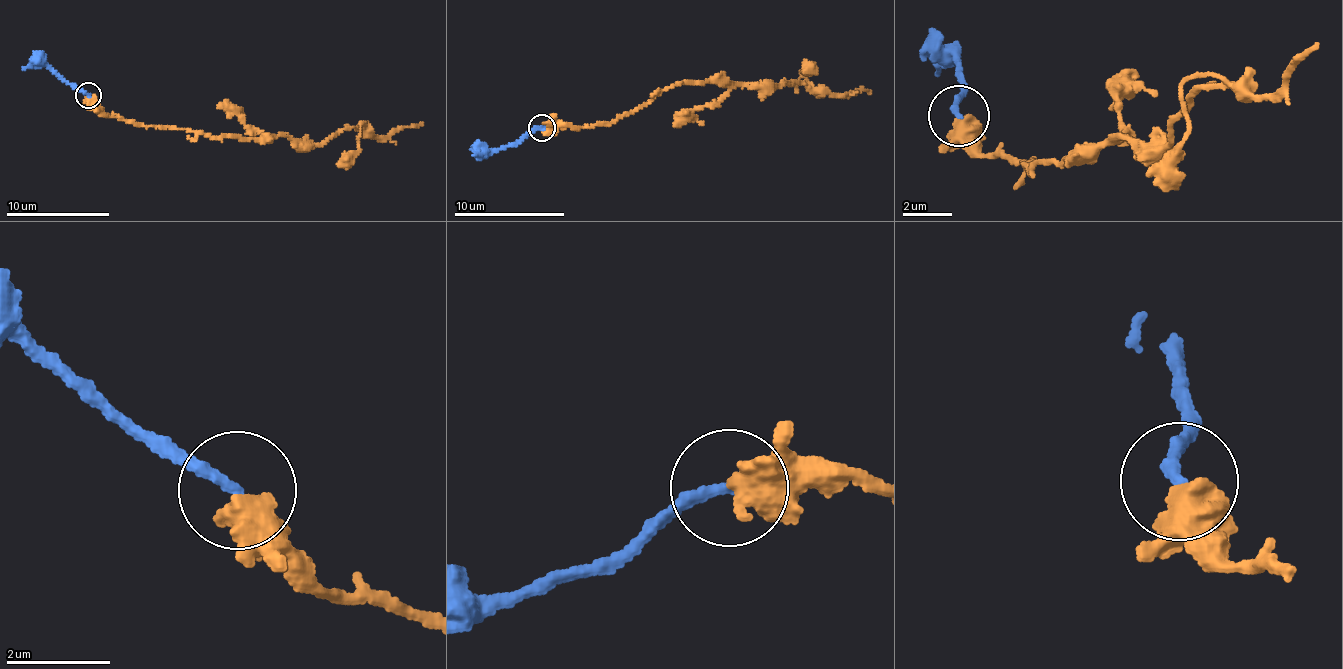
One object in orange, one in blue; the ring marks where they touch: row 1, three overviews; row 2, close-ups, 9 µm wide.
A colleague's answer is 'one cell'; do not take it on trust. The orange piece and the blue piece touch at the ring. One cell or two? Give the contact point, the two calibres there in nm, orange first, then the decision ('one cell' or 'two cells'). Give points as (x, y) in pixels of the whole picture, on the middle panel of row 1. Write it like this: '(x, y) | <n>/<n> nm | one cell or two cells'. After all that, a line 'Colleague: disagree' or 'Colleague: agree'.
(541, 127) | 650/220 nm | one cell
Colleague: agree

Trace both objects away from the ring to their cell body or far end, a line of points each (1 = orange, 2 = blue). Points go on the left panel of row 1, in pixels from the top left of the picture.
1: (88, 96), (109, 116), (222, 136), (271, 140), (277, 135), (318, 144), (351, 127), (384, 136), (421, 123)
2: (88, 94), (43, 66), (28, 65), (22, 70)

